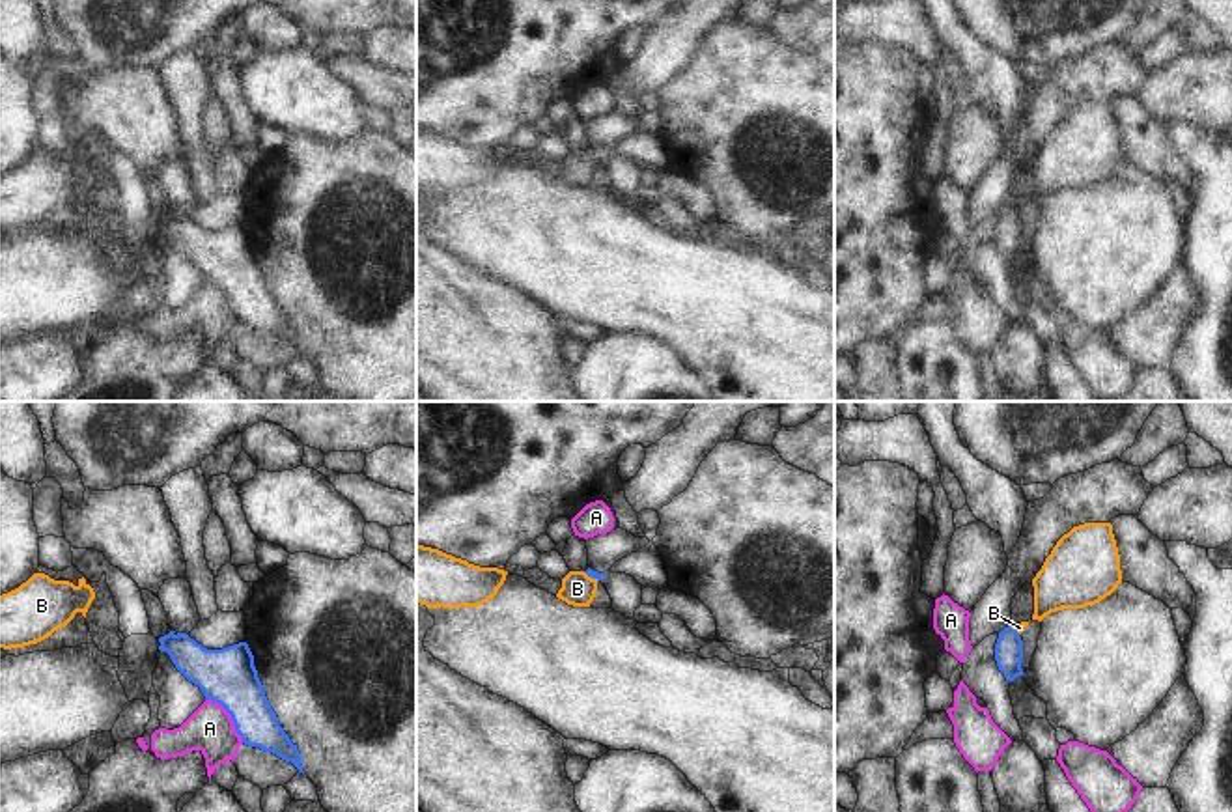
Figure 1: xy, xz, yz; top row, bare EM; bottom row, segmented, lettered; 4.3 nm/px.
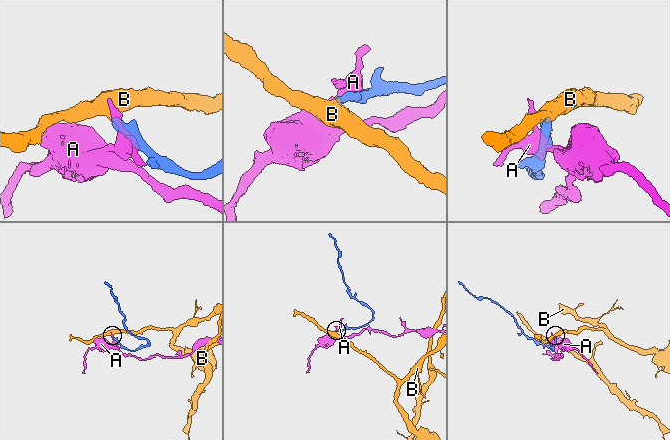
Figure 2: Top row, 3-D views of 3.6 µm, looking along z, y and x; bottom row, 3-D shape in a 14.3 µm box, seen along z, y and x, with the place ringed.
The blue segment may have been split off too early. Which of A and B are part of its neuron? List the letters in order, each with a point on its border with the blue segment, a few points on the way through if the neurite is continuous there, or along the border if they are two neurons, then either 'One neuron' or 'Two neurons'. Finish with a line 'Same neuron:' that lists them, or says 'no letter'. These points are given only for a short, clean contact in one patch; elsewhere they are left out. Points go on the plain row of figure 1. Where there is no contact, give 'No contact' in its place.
A: Touches blue at xy (230, 297). Boundary: xy (206, 280), (228, 295), (234, 312), (243, 323). Two neurons
B: Touches blue at xz (590, 157). Path across: xz (588, 154), (590, 157), (577, 170). One neuron
Same neuron: B

